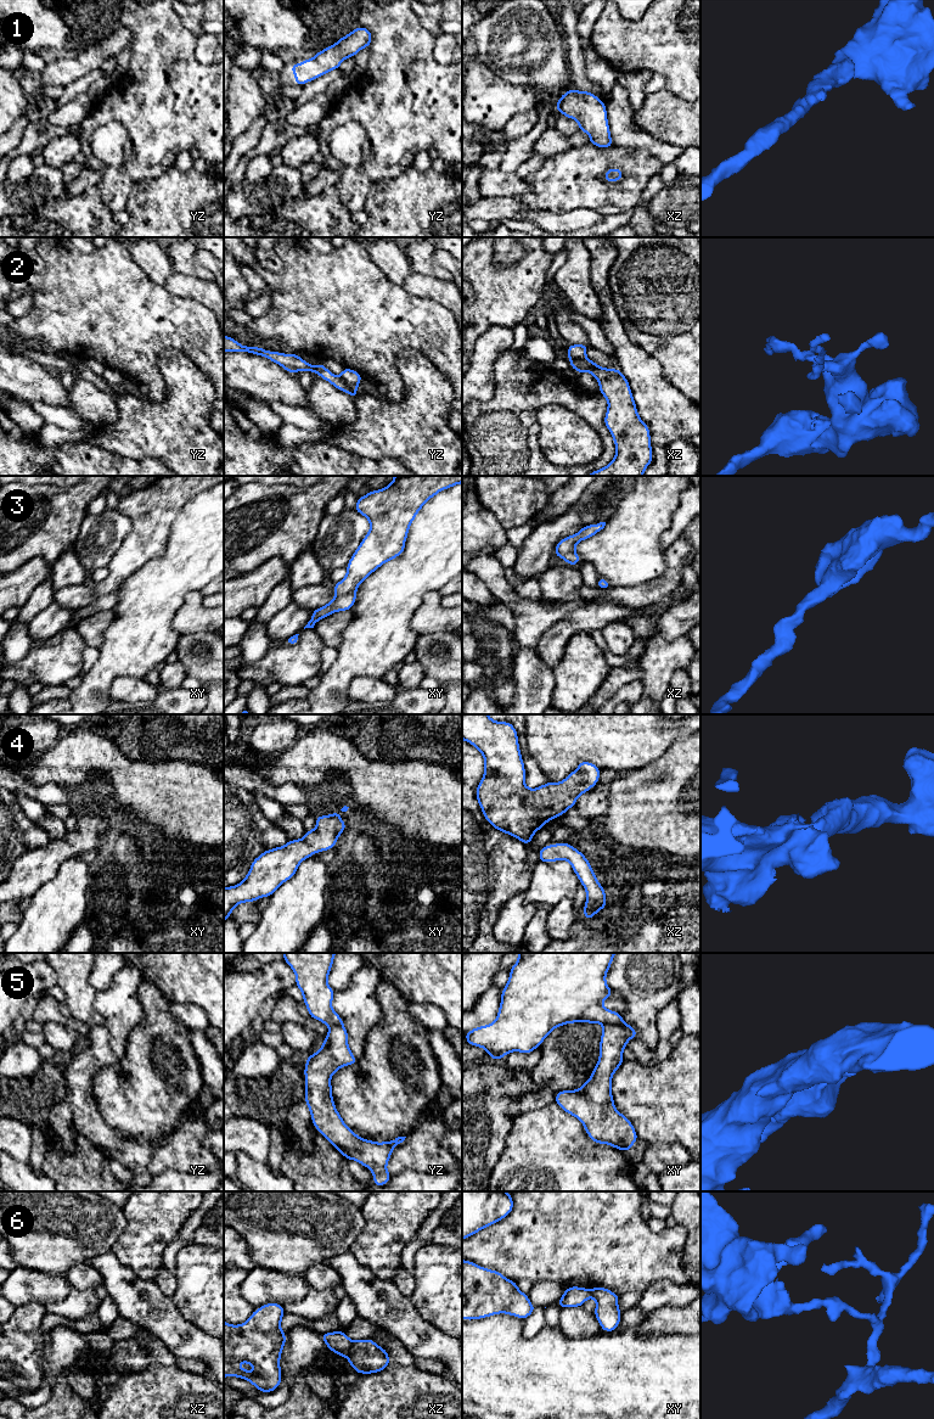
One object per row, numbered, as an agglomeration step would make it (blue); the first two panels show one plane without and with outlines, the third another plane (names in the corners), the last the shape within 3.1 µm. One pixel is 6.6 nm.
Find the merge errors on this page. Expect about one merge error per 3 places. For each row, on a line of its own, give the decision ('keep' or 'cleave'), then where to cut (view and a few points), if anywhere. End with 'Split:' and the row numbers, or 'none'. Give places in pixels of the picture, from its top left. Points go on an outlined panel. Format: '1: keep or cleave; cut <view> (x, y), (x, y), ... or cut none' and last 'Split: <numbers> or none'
1: keep; cut none
2: cleave; cut yz (339, 376), (349, 387), (355, 390)
3: keep; cut none
4: keep; cut none
5: cleave; cut xy (624, 1022), (603, 1026)
6: cleave; cut xz (354, 1341), (345, 1356)
Split: 2, 5, 6

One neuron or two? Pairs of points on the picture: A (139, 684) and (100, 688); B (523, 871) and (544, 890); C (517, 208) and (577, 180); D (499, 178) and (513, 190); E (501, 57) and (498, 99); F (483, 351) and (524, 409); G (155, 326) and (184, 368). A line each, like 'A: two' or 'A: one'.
A: two
B: two
C: two
D: one
E: two
F: two
G: two

